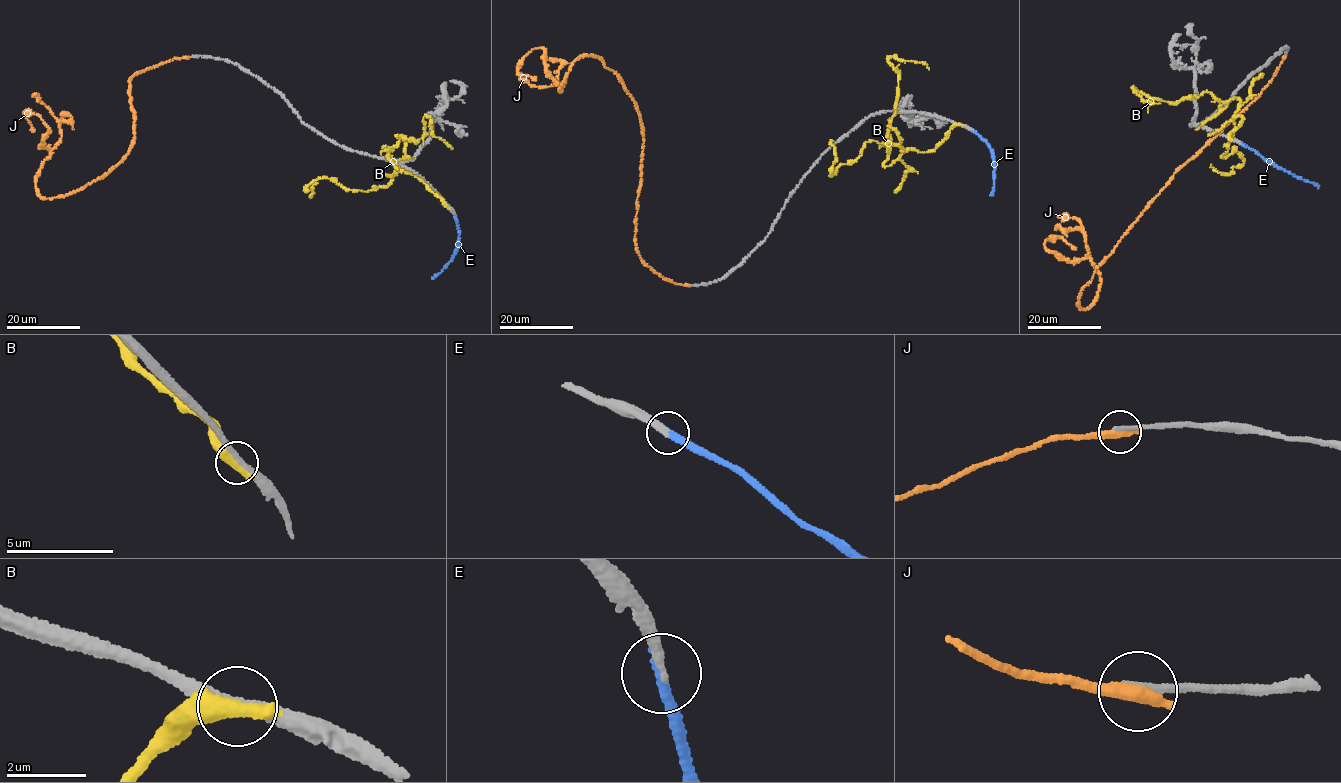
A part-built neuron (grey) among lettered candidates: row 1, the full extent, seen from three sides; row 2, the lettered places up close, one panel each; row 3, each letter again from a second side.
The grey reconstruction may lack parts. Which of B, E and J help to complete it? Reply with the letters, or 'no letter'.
E

